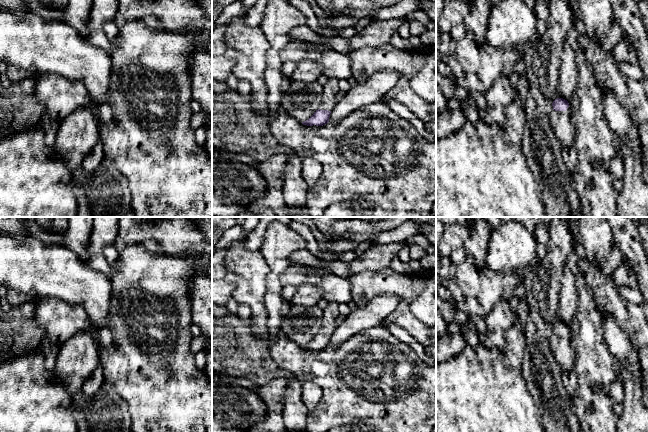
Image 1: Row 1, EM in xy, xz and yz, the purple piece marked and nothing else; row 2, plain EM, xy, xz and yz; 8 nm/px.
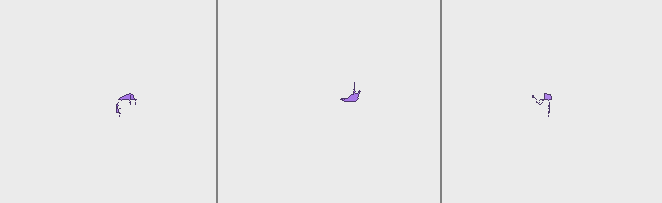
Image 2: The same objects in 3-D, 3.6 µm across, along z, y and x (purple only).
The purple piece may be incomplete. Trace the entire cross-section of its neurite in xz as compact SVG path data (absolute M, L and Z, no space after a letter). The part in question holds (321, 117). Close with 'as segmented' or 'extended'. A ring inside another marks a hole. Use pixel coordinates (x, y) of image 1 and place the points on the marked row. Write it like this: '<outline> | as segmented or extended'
M329 78L328 82L323 86L323 99L318 110L306 121L302 122L307 126L323 126L329 122L331 110L335 104L335 96L339 92L339 80L337 78Z | extended

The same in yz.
M557 98L552 103L550 123L555 136L562 147L573 146L575 140L575 126L571 118L571 109L567 100Z | extended

